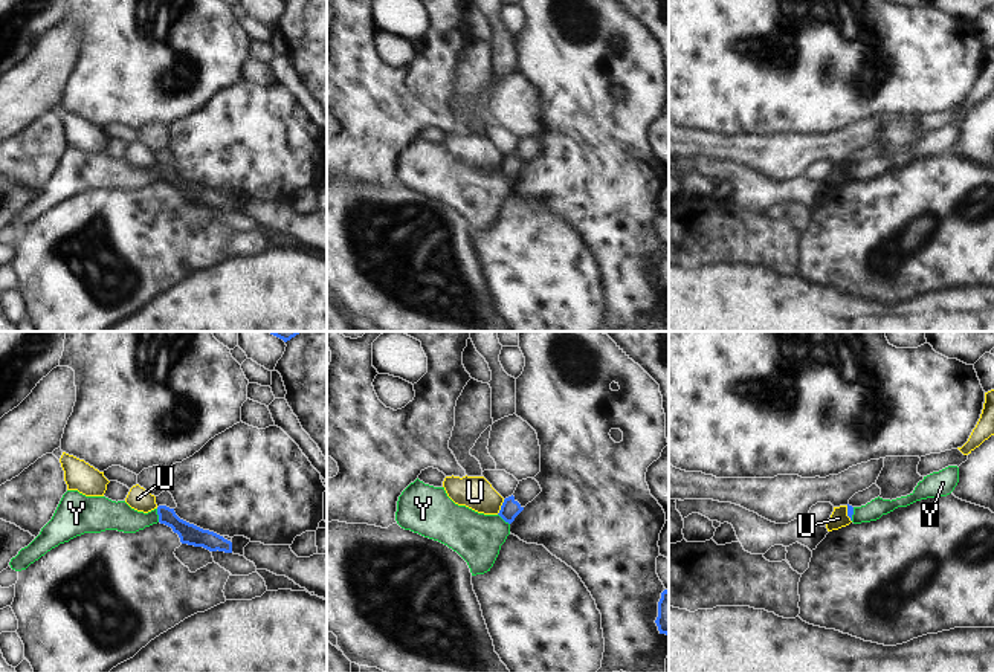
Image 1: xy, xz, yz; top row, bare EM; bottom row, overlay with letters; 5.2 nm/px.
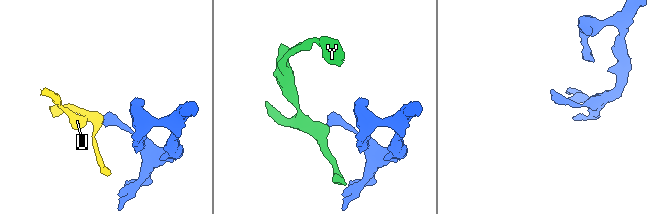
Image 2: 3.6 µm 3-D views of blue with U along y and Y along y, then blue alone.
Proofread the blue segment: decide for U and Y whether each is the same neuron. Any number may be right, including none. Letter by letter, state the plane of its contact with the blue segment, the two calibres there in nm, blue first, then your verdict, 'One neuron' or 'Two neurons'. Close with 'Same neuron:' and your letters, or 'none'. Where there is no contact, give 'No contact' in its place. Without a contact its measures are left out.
U: Touches blue in xz. Thickness 100 nm (blue) against 180 nm. Two neurons
Y: Touches blue in xy. Thickness 110 nm (blue) against 160 nm. Two neurons
Same neuron: none.

